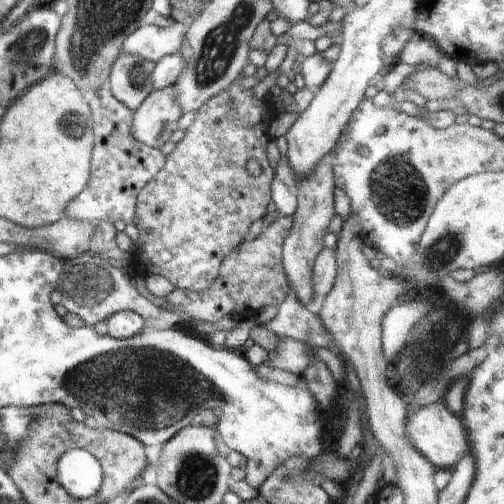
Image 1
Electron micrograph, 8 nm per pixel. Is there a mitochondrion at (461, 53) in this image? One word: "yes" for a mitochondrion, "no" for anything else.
no

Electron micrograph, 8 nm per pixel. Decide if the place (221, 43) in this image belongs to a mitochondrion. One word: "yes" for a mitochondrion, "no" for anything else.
yes

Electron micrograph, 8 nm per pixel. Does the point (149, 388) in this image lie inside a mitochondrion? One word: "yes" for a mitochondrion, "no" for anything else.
yes

